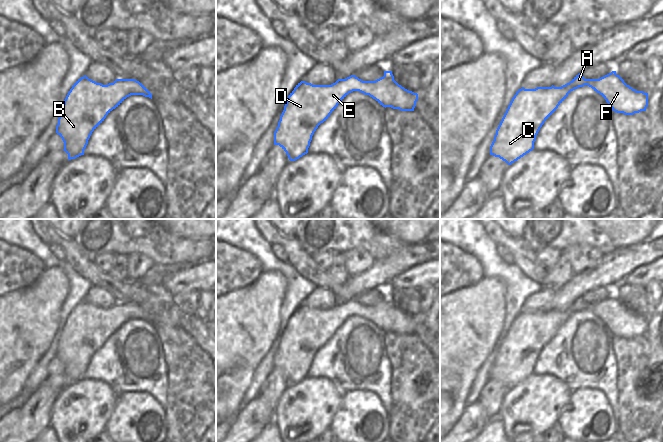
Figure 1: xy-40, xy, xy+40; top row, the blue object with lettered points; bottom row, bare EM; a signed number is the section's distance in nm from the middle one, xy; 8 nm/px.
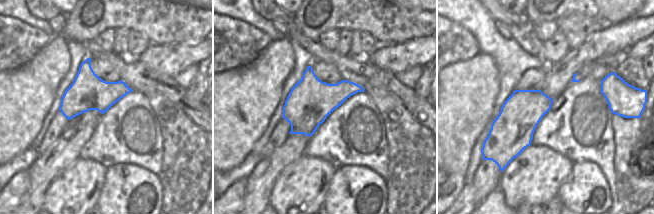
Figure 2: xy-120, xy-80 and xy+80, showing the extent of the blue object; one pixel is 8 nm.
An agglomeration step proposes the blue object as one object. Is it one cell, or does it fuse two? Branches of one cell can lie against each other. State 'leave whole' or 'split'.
leave whole

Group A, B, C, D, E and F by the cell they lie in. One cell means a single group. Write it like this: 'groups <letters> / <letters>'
groups A B C D E F

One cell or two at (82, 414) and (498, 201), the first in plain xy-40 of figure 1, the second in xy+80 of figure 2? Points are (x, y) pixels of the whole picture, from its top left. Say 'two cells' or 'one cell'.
two cells

